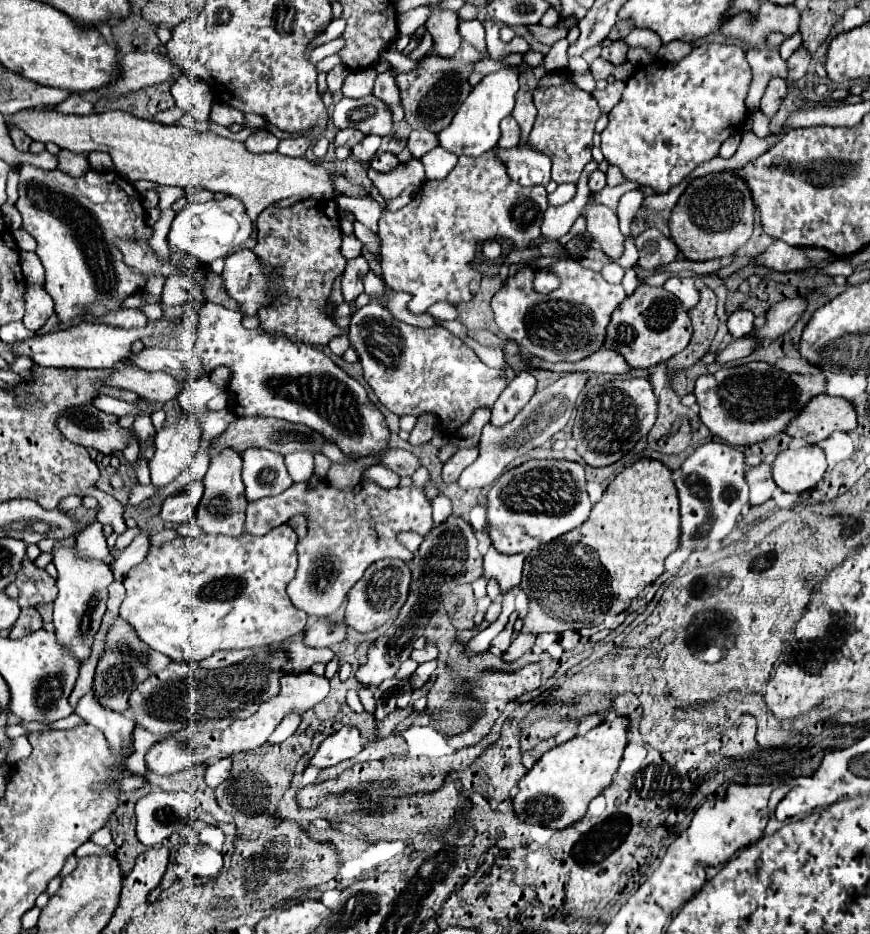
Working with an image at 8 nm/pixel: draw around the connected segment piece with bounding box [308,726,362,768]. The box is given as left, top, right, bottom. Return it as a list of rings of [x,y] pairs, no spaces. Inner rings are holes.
[[[342,726],[338,732],[334,732],[330,738],[326,738],[316,754],[310,758],[310,766],[316,768],[328,768],[342,760],[348,760],[356,756],[362,750],[362,736],[352,726]]]

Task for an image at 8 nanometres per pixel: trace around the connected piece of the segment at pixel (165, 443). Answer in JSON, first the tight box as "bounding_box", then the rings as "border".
{"bounding_box":[148,412,202,488],"border":[[[184,412],[176,424],[170,424],[156,434],[156,452],[148,462],[152,484],[162,488],[170,484],[184,468],[188,468],[198,452],[202,428],[200,422]]]}

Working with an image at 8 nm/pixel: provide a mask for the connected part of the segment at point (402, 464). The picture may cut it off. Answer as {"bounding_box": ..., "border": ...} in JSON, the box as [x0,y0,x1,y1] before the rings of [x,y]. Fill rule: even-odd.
{"bounding_box":[382,450,422,476],"border":[[[384,450],[384,456],[382,456],[382,464],[388,466],[390,470],[398,472],[400,476],[412,476],[420,466],[422,462],[412,454],[412,452],[406,452],[406,450]]]}

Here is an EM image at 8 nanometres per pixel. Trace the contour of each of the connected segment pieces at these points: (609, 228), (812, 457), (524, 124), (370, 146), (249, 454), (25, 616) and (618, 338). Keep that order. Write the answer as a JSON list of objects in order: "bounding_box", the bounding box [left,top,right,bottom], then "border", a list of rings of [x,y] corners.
[{"bounding_box":[580,204,624,260],"border":[[[586,204],[580,214],[586,218],[586,230],[592,232],[596,246],[600,246],[610,260],[618,259],[624,252],[624,236],[618,228],[616,212],[602,204]]]},{"bounding_box":[772,444,826,494],"border":[[[816,444],[788,448],[780,452],[772,464],[772,478],[784,492],[802,494],[816,486],[826,472],[824,450]]]},{"bounding_box":[512,90,536,144],"border":[[[518,90],[516,94],[516,106],[514,106],[514,112],[512,116],[516,118],[516,122],[520,124],[521,128],[521,140],[520,144],[523,144],[534,126],[534,120],[536,120],[536,106],[532,102],[532,92],[528,90]]]},{"bounding_box":[352,136,380,162],"border":[[[366,136],[362,142],[358,142],[354,148],[352,148],[352,154],[356,160],[360,162],[370,162],[380,146],[380,136]]]},{"bounding_box":[242,448,294,502],"border":[[[248,448],[242,452],[242,462],[242,482],[248,502],[282,494],[294,484],[284,466],[284,458],[272,450]]]},{"bounding_box":[8,608,42,640],"border":[[[22,608],[20,612],[20,618],[16,620],[16,624],[12,626],[8,638],[16,640],[16,638],[22,638],[22,636],[28,636],[30,632],[36,632],[42,628],[42,618],[36,610],[30,610],[30,608]]]},{"bounding_box":[604,284,690,370],"border":[[[642,284],[614,310],[604,346],[622,354],[632,370],[644,370],[682,352],[690,342],[690,334],[690,318],[682,304],[678,304],[678,298],[670,296],[664,288]]]}]

